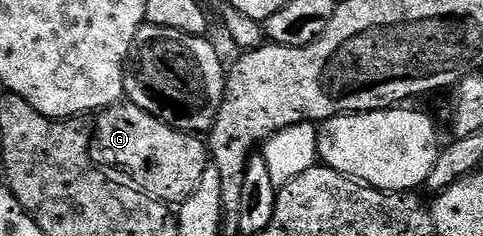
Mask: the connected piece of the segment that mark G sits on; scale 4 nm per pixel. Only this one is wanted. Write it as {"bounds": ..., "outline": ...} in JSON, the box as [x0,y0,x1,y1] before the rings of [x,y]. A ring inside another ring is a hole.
{"bounds":[90,100,209,204],"outline":[[[120,100],[114,106],[98,111],[96,118],[99,119],[95,122],[95,130],[93,126],[93,137],[90,139],[91,160],[96,167],[109,166],[117,173],[124,174],[119,176],[129,180],[130,185],[151,198],[168,204],[181,204],[194,192],[197,184],[201,184],[203,173],[209,169],[209,146],[200,135],[187,134],[183,130],[173,128],[157,120],[157,116],[126,100]]]}

